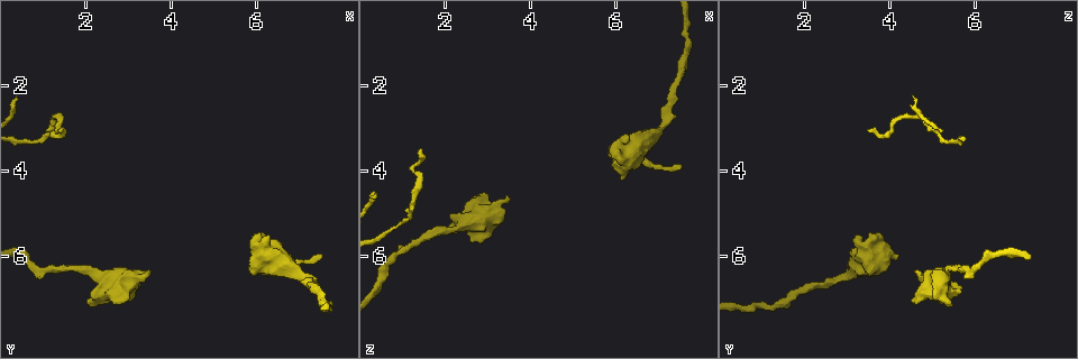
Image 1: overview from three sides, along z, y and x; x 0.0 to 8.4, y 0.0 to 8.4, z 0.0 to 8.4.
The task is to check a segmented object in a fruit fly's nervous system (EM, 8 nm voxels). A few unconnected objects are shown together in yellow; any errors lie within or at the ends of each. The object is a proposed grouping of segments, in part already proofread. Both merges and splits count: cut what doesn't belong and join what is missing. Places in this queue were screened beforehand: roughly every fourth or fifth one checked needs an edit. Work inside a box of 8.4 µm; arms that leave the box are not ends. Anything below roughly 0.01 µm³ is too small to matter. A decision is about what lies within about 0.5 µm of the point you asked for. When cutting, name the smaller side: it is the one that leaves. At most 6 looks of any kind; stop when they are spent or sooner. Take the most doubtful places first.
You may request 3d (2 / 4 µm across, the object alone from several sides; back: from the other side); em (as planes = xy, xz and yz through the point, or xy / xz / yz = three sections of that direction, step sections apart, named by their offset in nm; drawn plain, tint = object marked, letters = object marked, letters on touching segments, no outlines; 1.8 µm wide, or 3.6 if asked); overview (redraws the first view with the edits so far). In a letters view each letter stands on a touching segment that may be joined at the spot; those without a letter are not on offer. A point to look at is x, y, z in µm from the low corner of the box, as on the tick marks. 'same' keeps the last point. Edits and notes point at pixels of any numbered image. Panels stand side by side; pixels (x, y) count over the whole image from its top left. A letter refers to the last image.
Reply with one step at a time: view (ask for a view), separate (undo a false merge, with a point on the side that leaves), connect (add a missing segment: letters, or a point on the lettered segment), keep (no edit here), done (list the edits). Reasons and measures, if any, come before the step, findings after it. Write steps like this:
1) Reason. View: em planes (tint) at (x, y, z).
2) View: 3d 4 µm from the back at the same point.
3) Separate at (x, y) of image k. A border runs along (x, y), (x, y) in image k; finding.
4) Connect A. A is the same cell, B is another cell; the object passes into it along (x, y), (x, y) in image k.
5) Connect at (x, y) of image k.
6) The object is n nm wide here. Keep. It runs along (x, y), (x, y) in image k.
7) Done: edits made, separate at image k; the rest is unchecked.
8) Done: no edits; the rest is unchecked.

Stops while still wide. View: em xy step 8 (tint) at (2.10, 7.15, 5.40).

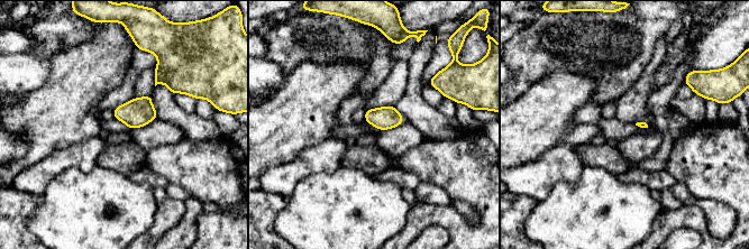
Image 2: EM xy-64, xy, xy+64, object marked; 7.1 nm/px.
Cut it another way. View: em planes (letters) at the same point.

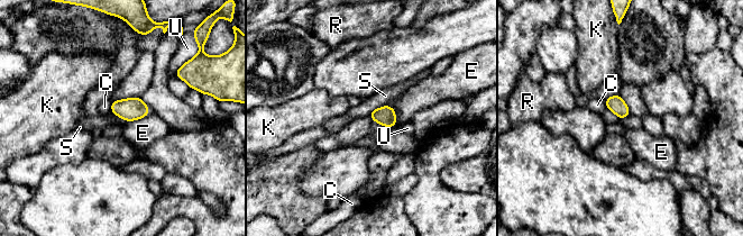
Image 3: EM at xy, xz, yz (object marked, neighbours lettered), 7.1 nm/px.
Keep. C, E, K, R, S and U are other cells; no lettered segment goes on from it.

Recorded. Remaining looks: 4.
An open end. View: 3d 4 µm from the back at (3.55, 6.40, 4.70).

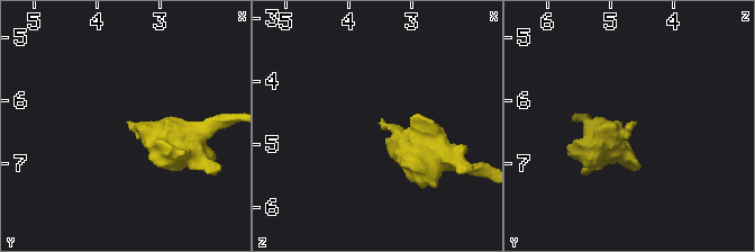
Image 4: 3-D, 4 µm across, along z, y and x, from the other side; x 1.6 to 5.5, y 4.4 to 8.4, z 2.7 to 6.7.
View: em planes (letters) at (3.55, 6.35, 4.70).

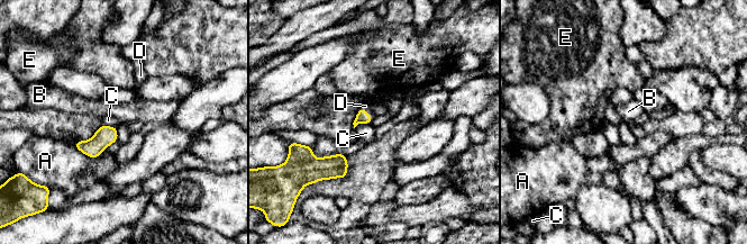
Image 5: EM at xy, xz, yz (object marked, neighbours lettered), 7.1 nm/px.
The longest contact is with A, 240 nm. Connect D. D is the same cell, A, B, C and E are other cells; the object passes into it along (362, 117), (366, 113), (365, 106) in image 5; the neuron continues.

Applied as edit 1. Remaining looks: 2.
A fork. View: 3d 4 µm at (6.70, 6.20, 3.25).

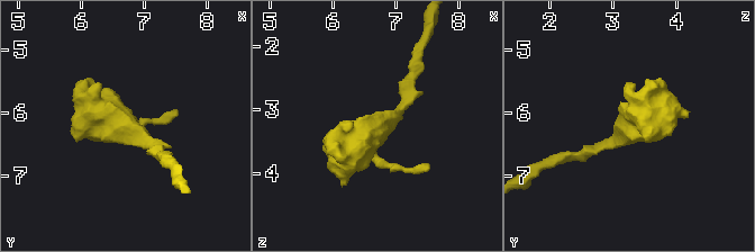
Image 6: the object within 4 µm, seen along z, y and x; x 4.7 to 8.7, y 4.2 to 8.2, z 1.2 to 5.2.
View: em 3.6 µm xy step 8 (letters) at (6.70, 6.20, 3.30).

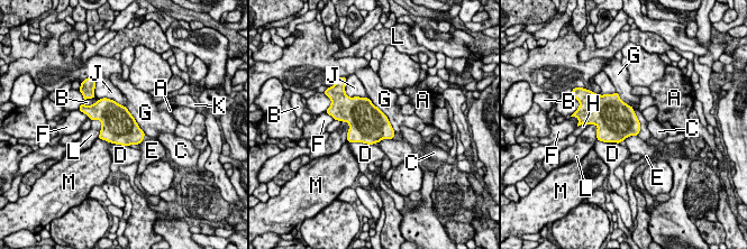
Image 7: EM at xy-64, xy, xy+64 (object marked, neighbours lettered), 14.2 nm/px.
Keep. A, B, C, D, E, F, G, H, J, K, L and M are other cells; a border runs along (392, 138), (382, 138), (377, 143) in image 7; all the same neuron.

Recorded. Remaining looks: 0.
Done: edits made, connect at image 5; the rest is unchecked.

